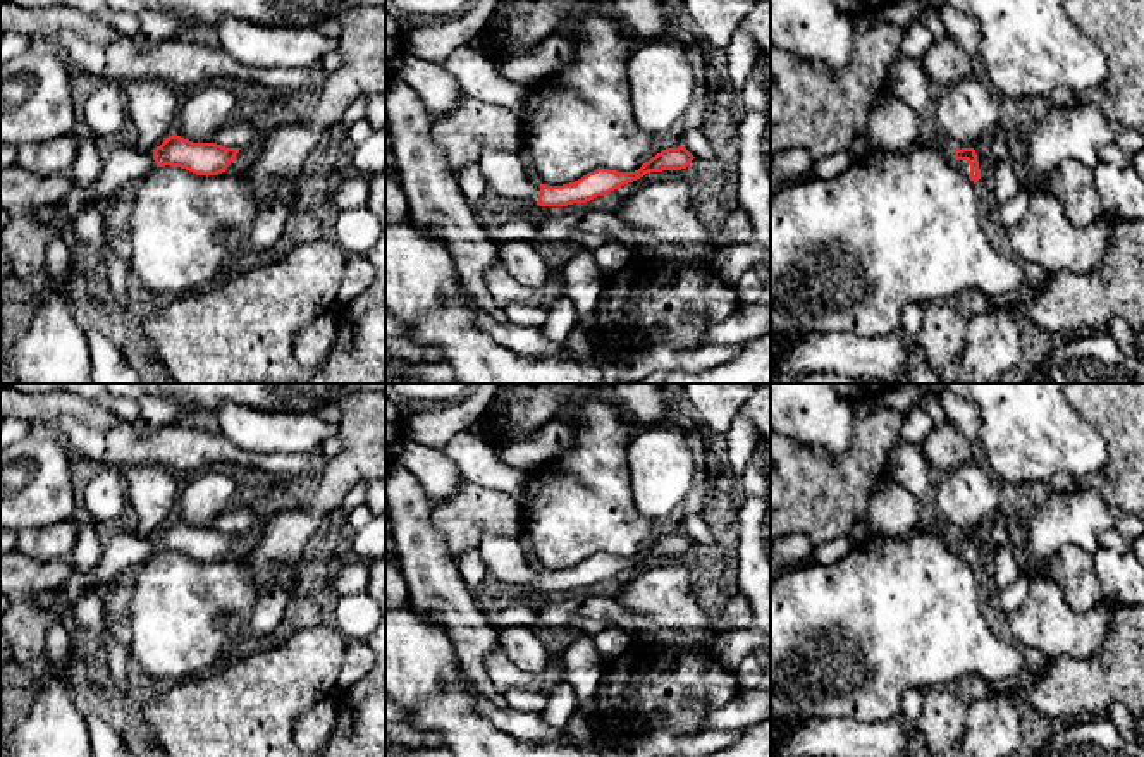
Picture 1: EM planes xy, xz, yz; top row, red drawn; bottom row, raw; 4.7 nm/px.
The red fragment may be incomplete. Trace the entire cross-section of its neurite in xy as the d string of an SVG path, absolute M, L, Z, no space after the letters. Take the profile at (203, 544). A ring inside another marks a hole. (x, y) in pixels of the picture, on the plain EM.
M177 520L169 521L155 535L110 528L98 564L83 575L74 571L64 583L64 592L74 602L88 587L107 585L117 578L127 578L141 563L157 552L181 552L196 561L217 561L225 557L241 533L225 533L217 528L193 528Z

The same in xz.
M485 532L478 545L478 554L489 576L497 580L502 587L568 592L573 588L587 588L597 582L606 582L649 557L686 554L693 544L695 542L685 532L666 533L635 557L597 554L575 568L547 571L532 563L521 539Z

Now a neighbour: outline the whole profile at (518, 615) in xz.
M513 606L501 611L487 612L487 625L497 631L521 625L521 626L537 626L538 625L538 607L533 606Z

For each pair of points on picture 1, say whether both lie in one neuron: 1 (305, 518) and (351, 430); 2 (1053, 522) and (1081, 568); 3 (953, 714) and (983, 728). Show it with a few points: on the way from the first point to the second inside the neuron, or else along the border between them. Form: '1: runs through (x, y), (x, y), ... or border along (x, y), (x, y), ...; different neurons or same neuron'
1: runs through (327, 496), (336, 480), (351, 465), (351, 453); same neuron
2: border along (1091, 553), (1062, 544), (1045, 561), (1046, 577); different neurons
3: border along (969, 704), (965, 730), (960, 738); different neurons

